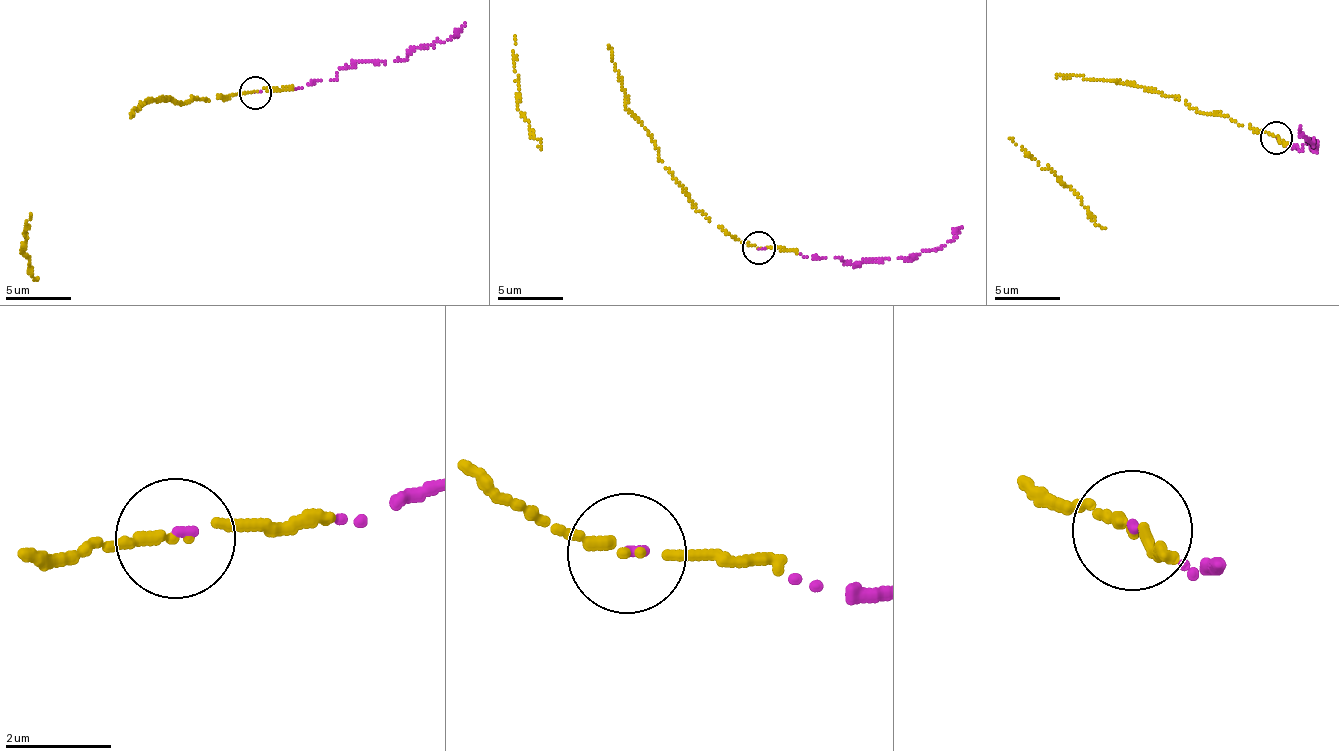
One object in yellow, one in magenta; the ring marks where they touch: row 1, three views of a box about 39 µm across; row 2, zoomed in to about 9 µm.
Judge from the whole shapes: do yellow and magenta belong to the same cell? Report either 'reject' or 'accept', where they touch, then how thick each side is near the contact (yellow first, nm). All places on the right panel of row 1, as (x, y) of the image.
reject; place (1276, 138); calibres 170 and 100 nm

